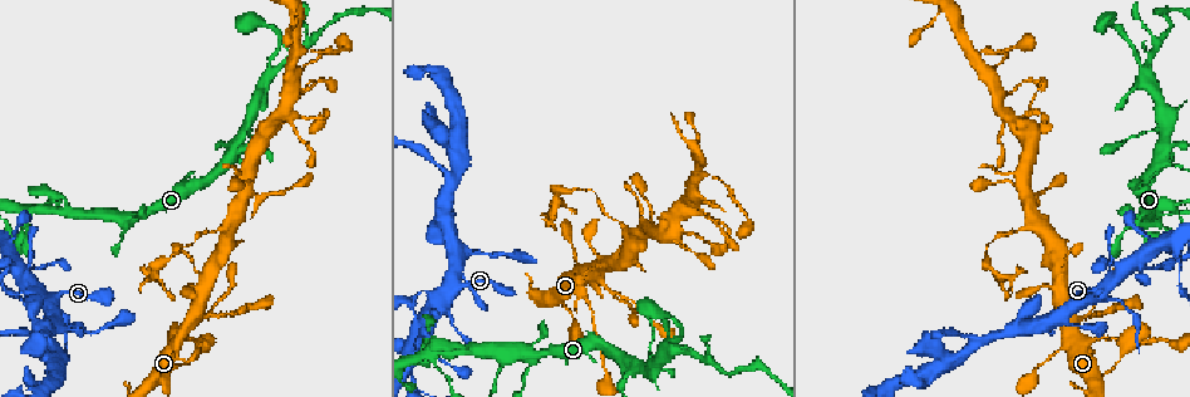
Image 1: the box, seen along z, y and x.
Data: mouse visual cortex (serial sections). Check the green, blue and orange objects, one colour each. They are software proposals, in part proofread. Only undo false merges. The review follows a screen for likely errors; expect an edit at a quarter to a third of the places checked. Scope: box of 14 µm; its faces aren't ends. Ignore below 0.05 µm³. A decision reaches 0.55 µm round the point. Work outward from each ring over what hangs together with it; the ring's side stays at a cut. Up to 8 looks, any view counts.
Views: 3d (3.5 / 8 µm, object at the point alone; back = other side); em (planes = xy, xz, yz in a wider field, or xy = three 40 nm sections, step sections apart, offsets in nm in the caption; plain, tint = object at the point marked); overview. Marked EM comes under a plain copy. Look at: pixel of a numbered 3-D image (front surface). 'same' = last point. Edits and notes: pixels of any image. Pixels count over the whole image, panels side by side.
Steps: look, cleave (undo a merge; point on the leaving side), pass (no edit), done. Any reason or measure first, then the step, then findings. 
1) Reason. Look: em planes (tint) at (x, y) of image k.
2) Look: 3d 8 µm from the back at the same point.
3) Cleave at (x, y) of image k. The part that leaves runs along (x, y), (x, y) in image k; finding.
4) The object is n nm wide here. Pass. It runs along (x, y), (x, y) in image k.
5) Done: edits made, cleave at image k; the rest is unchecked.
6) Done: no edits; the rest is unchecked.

Thin neck. Look: 3d 3.5 µm at (214, 232) of image 1.

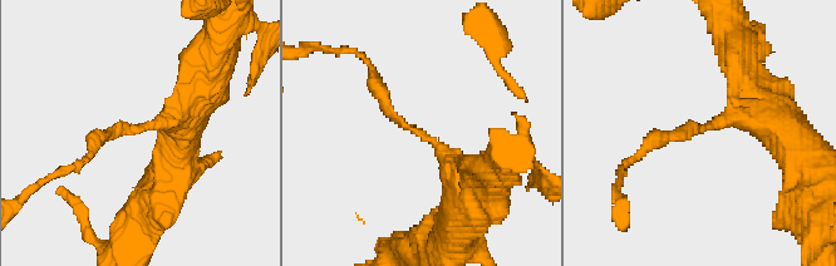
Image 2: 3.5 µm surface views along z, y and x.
The arms are 200, 350 nm wide. Look: em planes (tint) at (418, 131) of image 2.

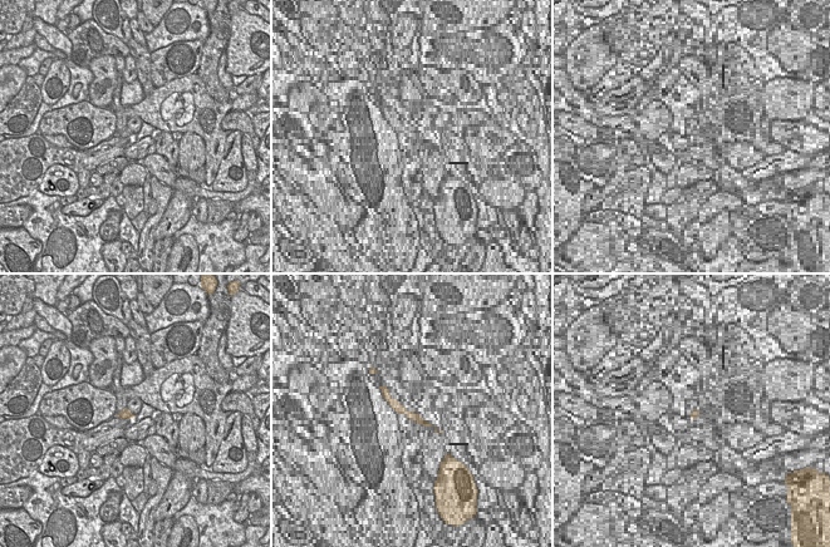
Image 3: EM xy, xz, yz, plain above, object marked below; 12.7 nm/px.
Cleave at (387, 103) of image 2. The part that leaves runs along (417, 133), (389, 113), (374, 68), (350, 53) in image 2; two cells meet here.

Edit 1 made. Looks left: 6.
Look: overview.

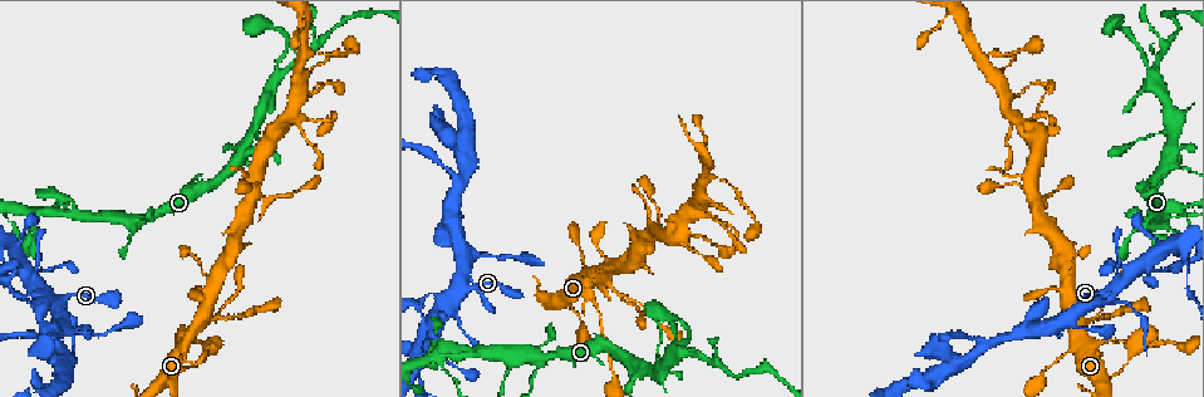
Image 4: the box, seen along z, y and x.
Look: em xy step 5 (tint) at (588, 295) of image 4.

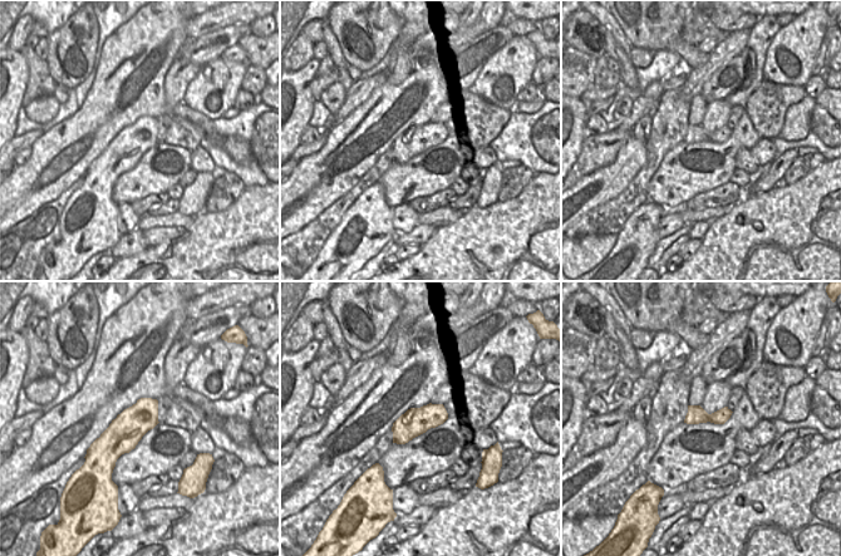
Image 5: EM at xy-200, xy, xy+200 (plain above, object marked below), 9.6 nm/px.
Look: 3d 3.5 µm at the same point.

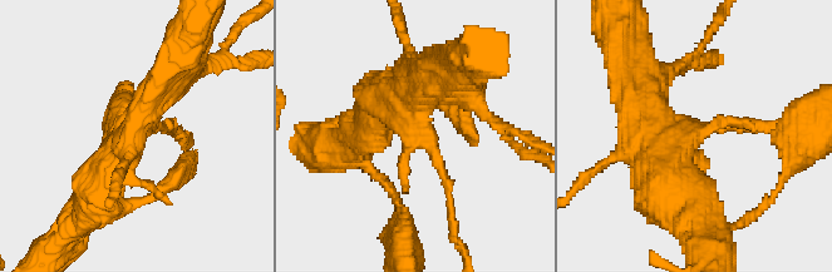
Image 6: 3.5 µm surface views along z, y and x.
Pass. One cell here.

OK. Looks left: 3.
Four-way junction. Look: 3d 3.5 µm at (537, 357) of image 4.

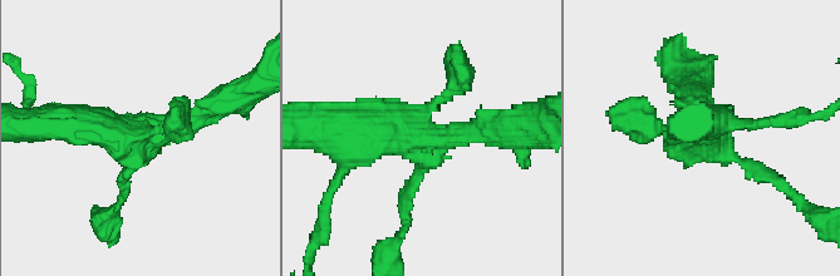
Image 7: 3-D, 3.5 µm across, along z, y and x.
Pass. It runs along (216, 104), (162, 132), (58, 119) in image 7; continuous, no second cell.

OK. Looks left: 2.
Done: edits made, cleave at image 2; the rest is unchecked.

